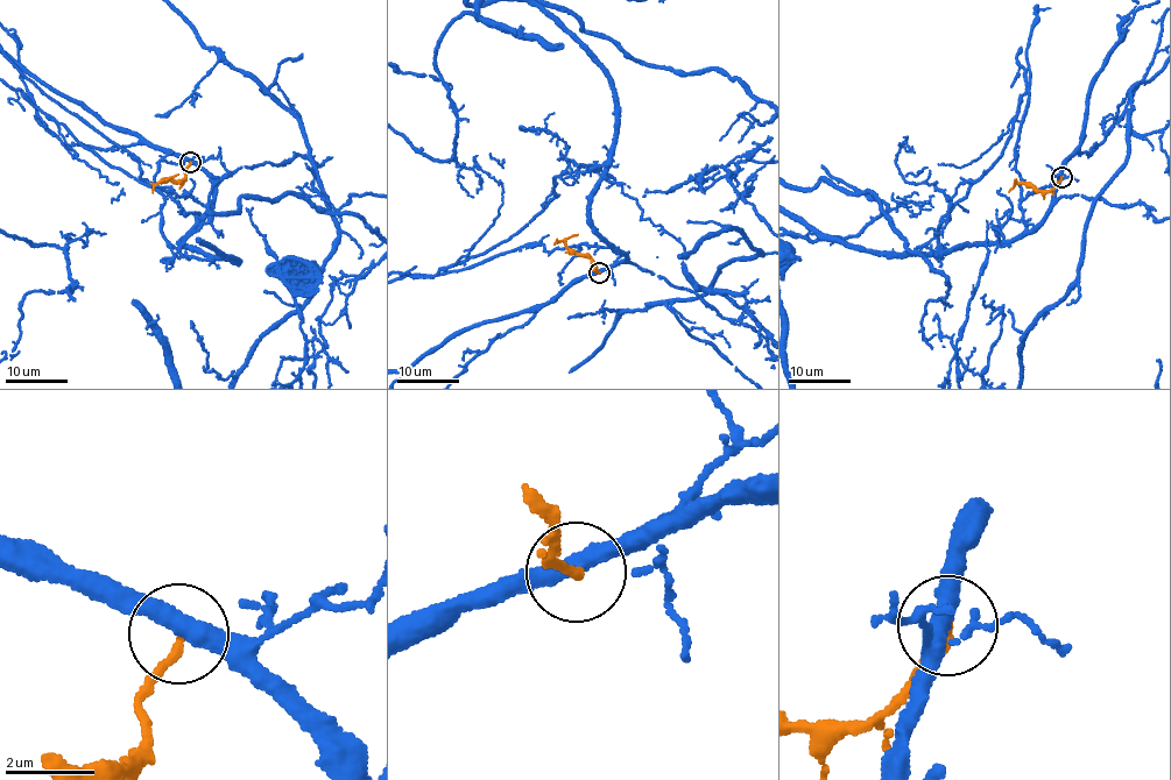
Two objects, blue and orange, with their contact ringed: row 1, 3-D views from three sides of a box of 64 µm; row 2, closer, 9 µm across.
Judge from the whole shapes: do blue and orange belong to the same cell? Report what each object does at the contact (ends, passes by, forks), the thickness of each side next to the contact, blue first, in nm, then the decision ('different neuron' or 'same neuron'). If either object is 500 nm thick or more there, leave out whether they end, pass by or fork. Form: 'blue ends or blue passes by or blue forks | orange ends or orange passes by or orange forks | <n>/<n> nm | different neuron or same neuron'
blue passes by | orange ends | 400/200 nm | different neuron

